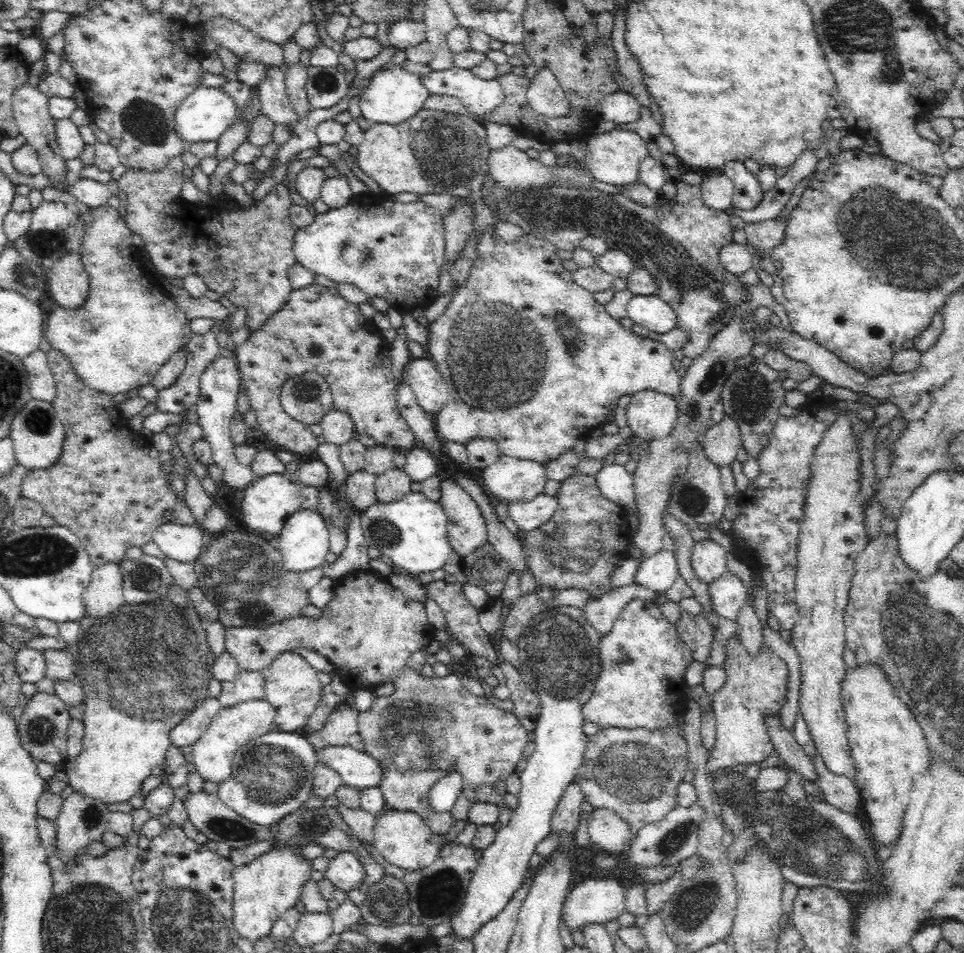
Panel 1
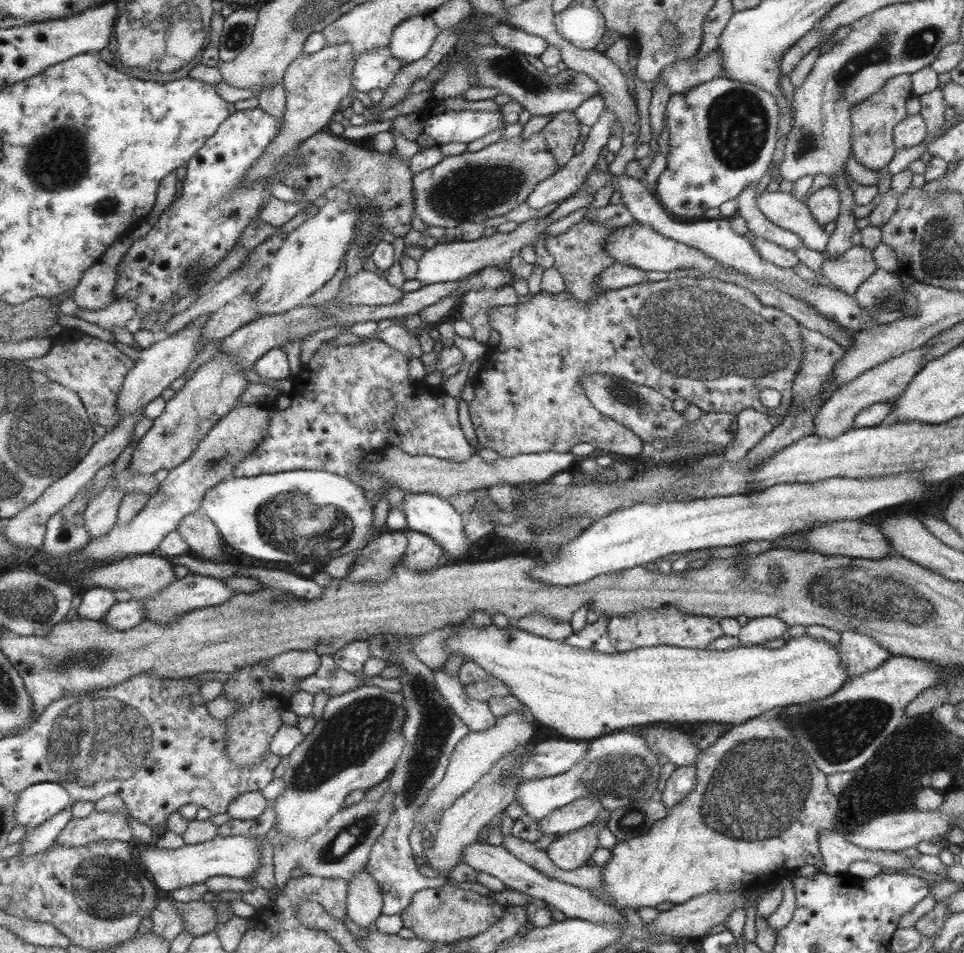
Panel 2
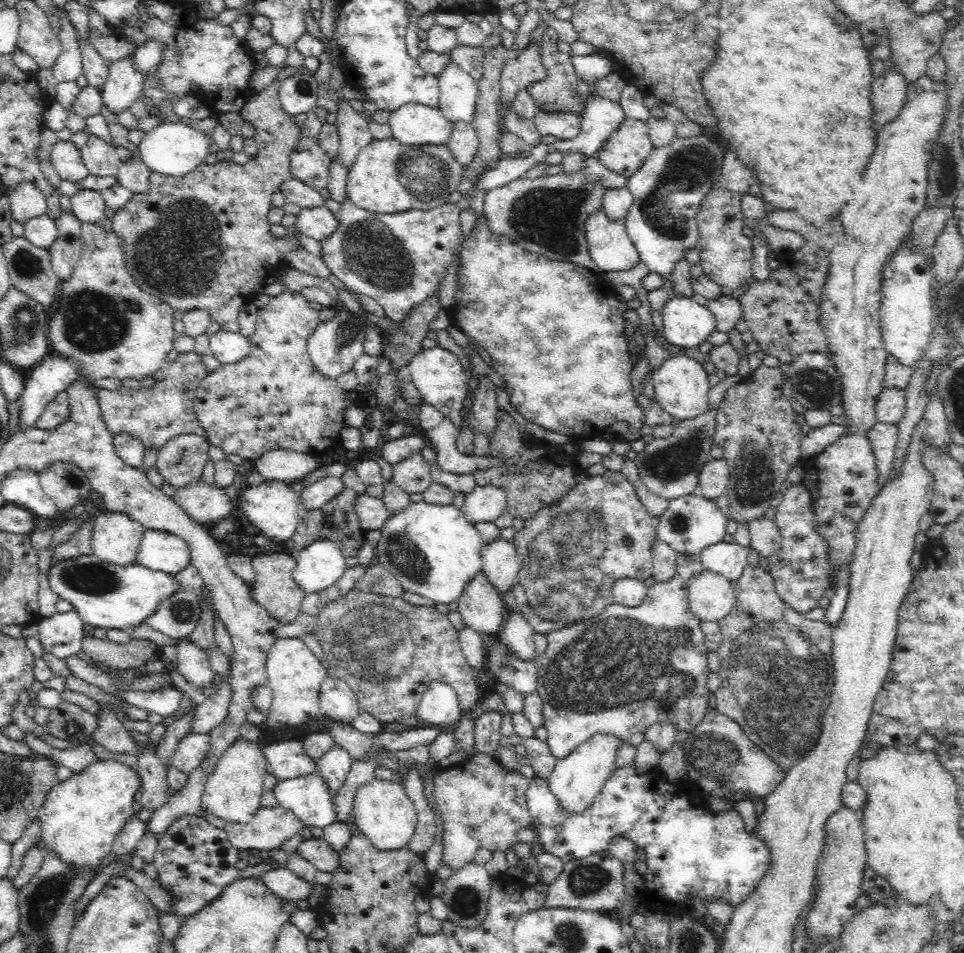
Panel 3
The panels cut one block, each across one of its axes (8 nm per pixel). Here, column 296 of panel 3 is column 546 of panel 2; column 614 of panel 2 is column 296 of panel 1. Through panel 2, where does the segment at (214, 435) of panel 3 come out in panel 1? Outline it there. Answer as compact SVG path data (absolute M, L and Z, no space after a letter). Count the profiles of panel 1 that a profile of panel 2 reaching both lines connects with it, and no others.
M312 283L306 286L306 288L301 288L298 290L292 289L290 294L288 295L288 300L286 300L286 304L282 306L278 312L274 312L268 320L266 320L265 324L261 326L260 329L254 330L253 333L250 333L247 341L242 343L237 348L237 355L239 363L239 372L241 375L241 379L243 383L246 385L246 390L248 390L248 397L250 398L249 406L252 407L254 413L256 414L256 423L258 424L258 429L268 437L272 442L276 443L276 445L283 446L284 451L288 451L290 453L296 454L312 454L315 452L319 446L318 440L314 434L311 433L310 426L307 426L304 422L297 422L296 419L290 418L288 414L285 414L285 411L281 408L281 404L279 403L279 395L281 394L281 386L284 384L284 381L290 377L295 377L296 375L300 375L302 373L307 373L310 370L316 371L316 373L320 373L328 386L330 387L331 396L333 397L333 409L338 410L339 412L344 412L348 414L348 417L351 418L354 429L357 433L366 434L376 441L376 445L380 445L382 447L391 448L399 452L408 452L412 450L412 448L418 446L416 442L416 438L414 437L414 433L406 421L404 421L404 417L401 416L400 410L397 406L396 394L394 392L394 388L396 388L396 380L393 377L393 372L391 369L391 349L388 345L388 342L385 340L382 335L382 321L380 318L372 318L369 319L362 315L362 312L358 308L358 304L354 304L352 302L348 302L337 290L336 287L326 287L322 285L318 285L317 283Z

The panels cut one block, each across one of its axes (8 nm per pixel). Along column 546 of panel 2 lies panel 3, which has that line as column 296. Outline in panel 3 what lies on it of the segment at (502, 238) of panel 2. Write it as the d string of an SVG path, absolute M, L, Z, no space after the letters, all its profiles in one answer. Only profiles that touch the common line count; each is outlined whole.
M325 202L320 207L300 209L295 222L299 232L318 242L328 238L336 230L337 225L336 216L325 206Z

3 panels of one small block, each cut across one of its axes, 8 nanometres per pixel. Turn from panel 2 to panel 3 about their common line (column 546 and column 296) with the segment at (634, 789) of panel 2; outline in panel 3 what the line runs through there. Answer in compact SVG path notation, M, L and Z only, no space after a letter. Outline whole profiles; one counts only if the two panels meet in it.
M318 772L278 781L272 793L278 804L308 826L323 829L338 822L330 791Z

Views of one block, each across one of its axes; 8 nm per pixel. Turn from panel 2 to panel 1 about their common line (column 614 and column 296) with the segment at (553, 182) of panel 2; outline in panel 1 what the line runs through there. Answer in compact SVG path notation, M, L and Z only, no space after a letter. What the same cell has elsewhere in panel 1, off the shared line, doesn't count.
M268 66L265 78L258 84L259 97L262 103L261 112L275 124L294 126L298 115L292 110L285 83L286 72L282 66Z

